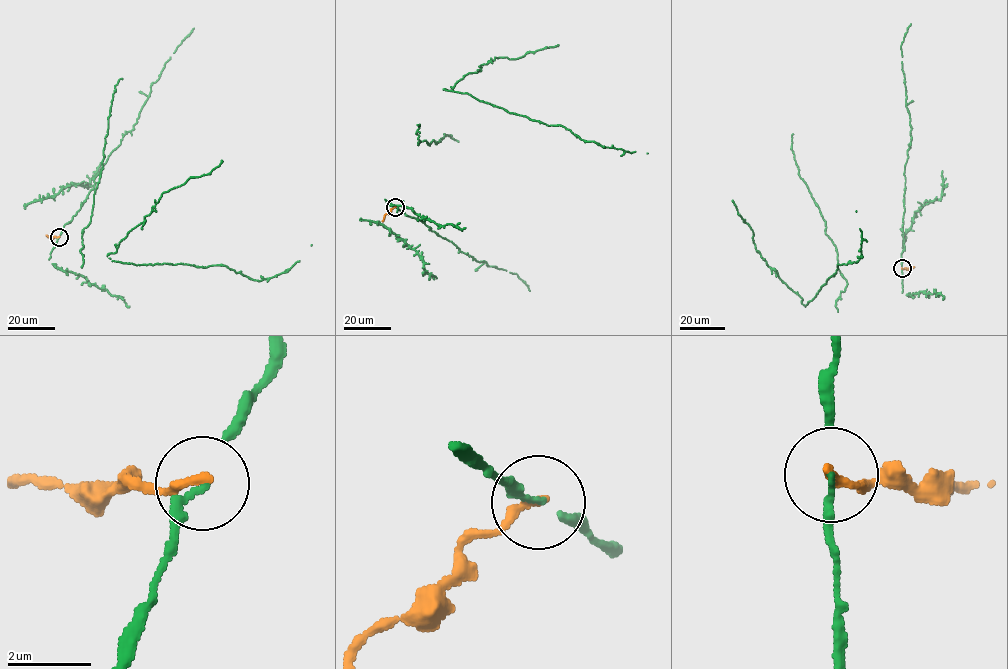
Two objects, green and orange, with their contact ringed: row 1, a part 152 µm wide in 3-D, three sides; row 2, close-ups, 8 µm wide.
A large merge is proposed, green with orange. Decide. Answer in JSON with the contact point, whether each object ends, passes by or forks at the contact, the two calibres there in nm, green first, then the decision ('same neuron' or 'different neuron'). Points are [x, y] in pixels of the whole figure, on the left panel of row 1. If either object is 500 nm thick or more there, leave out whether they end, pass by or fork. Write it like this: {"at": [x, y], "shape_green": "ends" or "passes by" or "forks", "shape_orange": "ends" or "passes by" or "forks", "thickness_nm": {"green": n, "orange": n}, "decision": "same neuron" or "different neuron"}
{"at": [59, 237], "shape_green": "passes by", "shape_orange": "ends", "thickness_nm": {"green": 120, "orange": 240}, "decision": "different neuron"}

